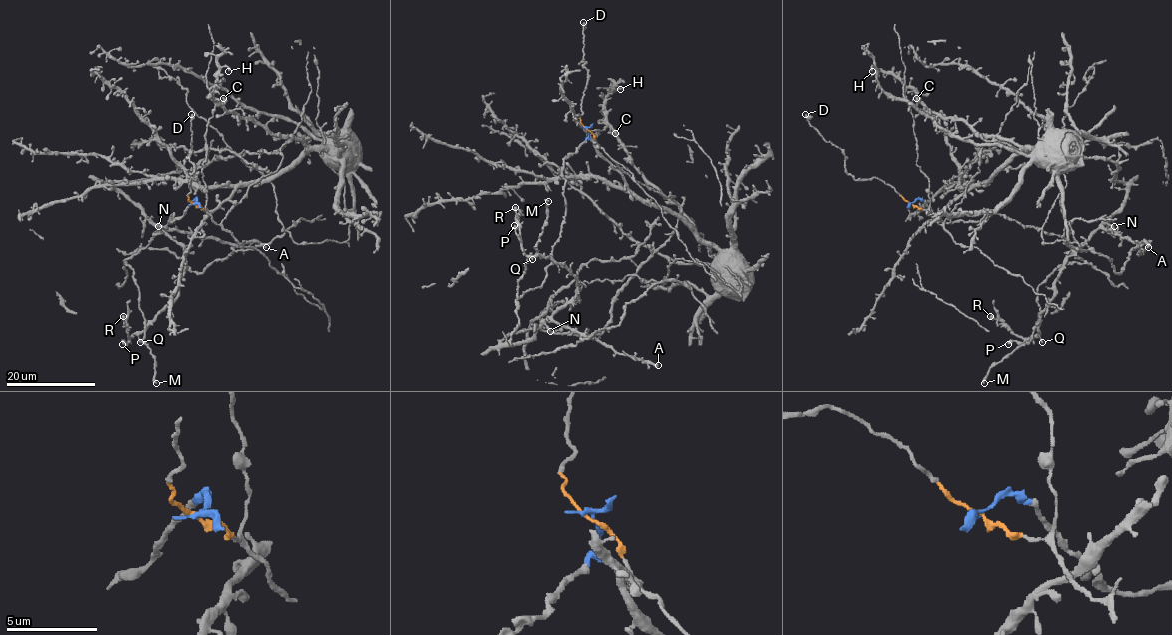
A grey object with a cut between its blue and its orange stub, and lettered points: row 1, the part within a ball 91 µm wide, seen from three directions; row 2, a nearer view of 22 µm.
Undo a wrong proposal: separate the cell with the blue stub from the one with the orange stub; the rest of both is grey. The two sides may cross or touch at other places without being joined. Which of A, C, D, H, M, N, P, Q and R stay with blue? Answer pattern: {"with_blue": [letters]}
{"with_blue": ["A", "M", "N", "P", "Q", "R"]}

